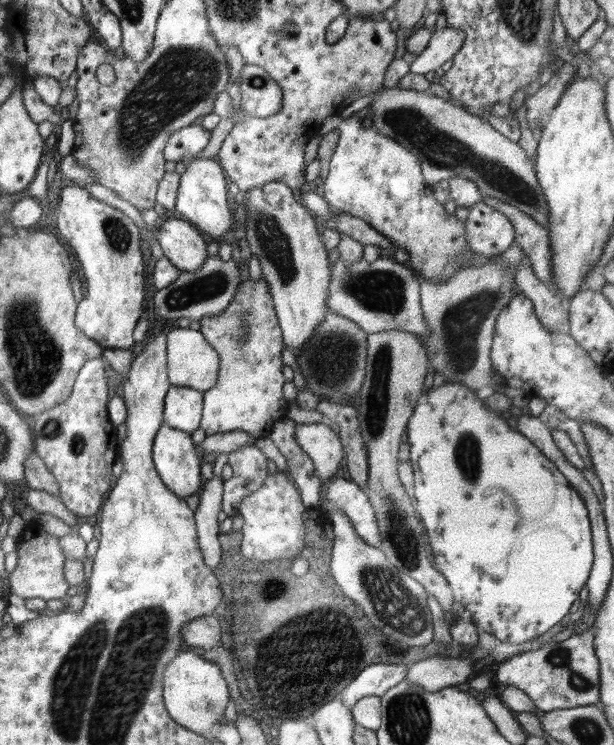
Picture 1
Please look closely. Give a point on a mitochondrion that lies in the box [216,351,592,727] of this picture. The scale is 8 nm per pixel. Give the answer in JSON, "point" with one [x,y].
{"point":[301,639]}

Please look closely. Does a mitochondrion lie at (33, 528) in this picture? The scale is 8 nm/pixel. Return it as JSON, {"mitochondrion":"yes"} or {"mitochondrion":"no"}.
{"mitochondrion":"no"}

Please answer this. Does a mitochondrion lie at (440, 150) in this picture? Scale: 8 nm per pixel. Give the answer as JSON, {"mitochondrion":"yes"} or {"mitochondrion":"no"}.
{"mitochondrion":"yes"}

